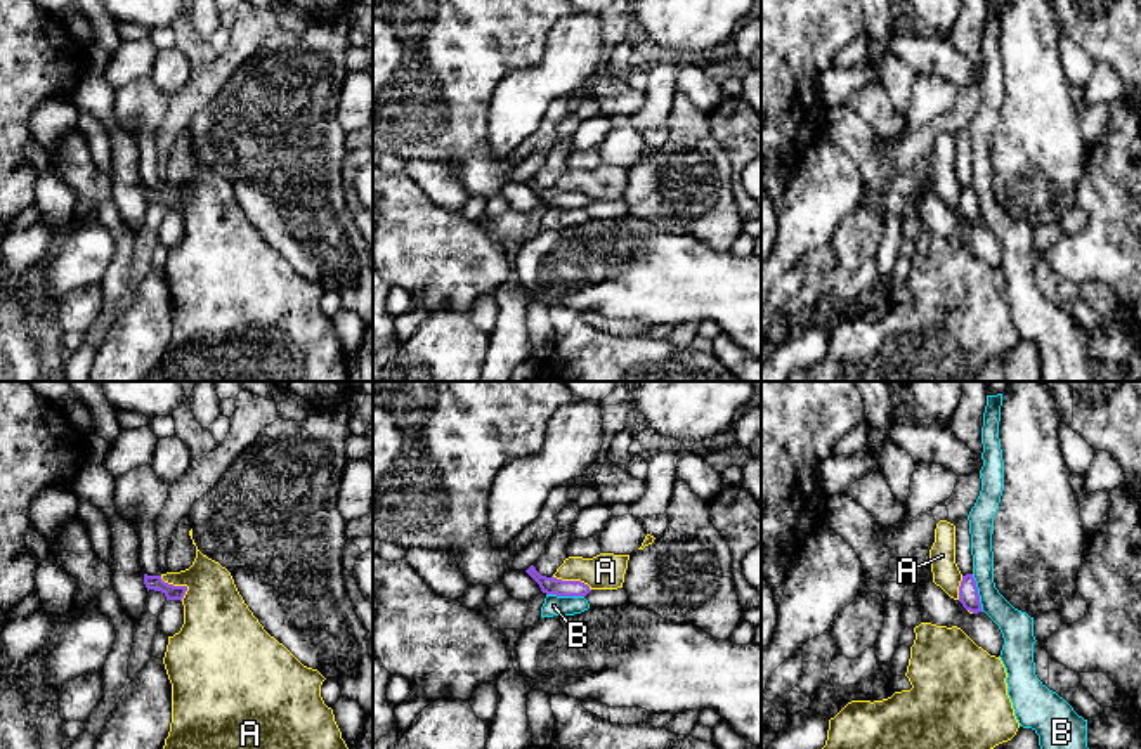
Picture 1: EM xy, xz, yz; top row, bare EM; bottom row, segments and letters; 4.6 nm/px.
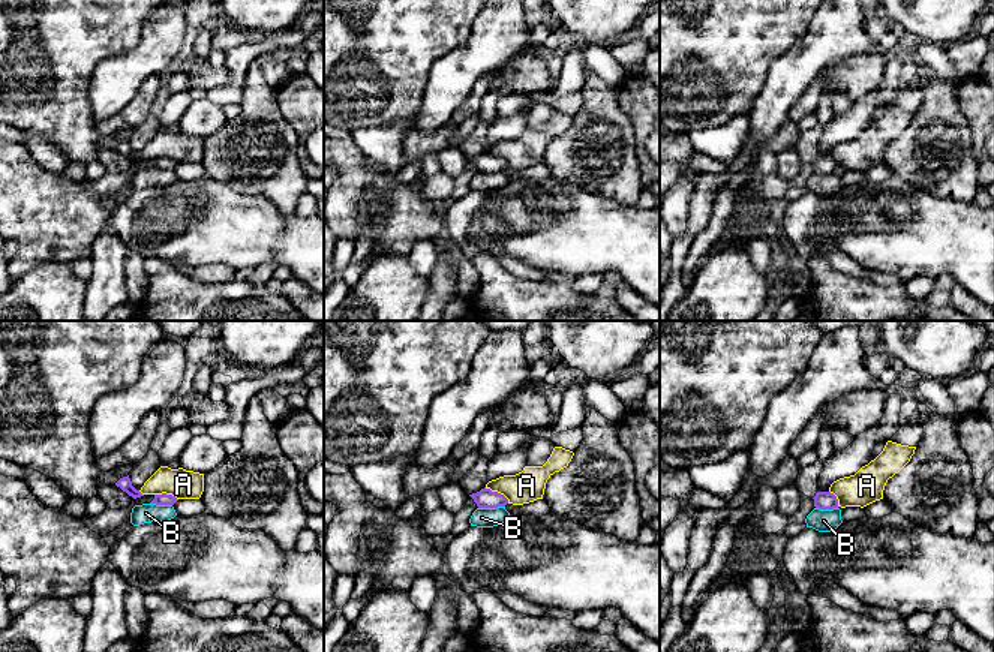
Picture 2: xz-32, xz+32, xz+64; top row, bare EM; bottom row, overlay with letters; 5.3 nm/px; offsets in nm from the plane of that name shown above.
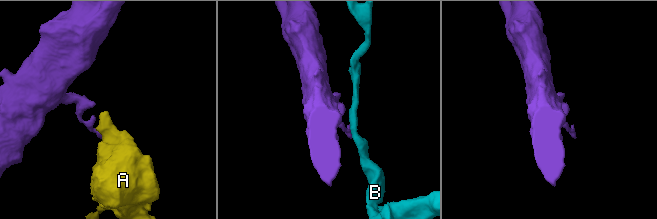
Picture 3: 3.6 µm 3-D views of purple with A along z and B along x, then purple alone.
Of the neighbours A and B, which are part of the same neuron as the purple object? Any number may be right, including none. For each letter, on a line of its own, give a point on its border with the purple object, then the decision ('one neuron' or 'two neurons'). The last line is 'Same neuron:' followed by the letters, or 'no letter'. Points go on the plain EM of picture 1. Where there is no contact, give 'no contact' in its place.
A: meets purple in xy at (179, 198); two neurons
B: meets purple in xz at (566, 207); two neurons
Same neuron: no letter

